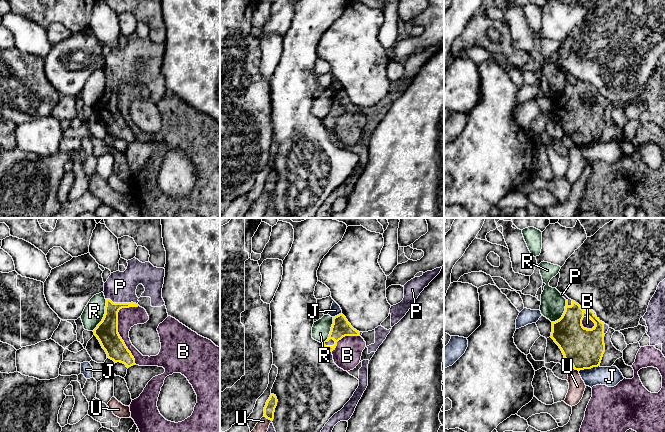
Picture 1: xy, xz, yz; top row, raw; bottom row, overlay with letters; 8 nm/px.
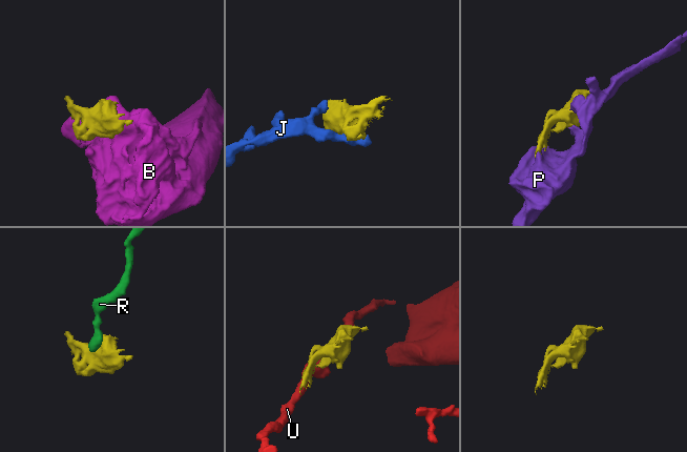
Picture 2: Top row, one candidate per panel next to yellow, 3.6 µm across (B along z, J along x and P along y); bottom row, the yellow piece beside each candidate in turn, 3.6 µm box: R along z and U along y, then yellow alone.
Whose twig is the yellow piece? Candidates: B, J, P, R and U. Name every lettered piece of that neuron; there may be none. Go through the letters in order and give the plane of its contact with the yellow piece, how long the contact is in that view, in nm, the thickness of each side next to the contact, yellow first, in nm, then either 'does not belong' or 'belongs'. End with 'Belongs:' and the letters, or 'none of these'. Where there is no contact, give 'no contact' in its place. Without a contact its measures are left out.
B: xy | 480 nm | 180/160 nm | does not belong
J: yz | 180 nm | 320/160 nm | does not belong
P: xy | 260 nm | 180/240 nm | belongs
R: xy | 280 nm | 180/160 nm | does not belong
U: xz | 80 nm | 90/140 nm | does not belong
Belongs: P

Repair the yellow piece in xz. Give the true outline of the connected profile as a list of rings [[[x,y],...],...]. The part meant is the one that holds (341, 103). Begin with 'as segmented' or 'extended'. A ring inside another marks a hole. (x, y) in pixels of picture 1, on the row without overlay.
extended; [[[341,89],[333,93],[333,100],[328,115],[323,119],[326,128],[332,128],[337,118],[345,112],[361,112],[363,108],[354,105],[346,93]]]

